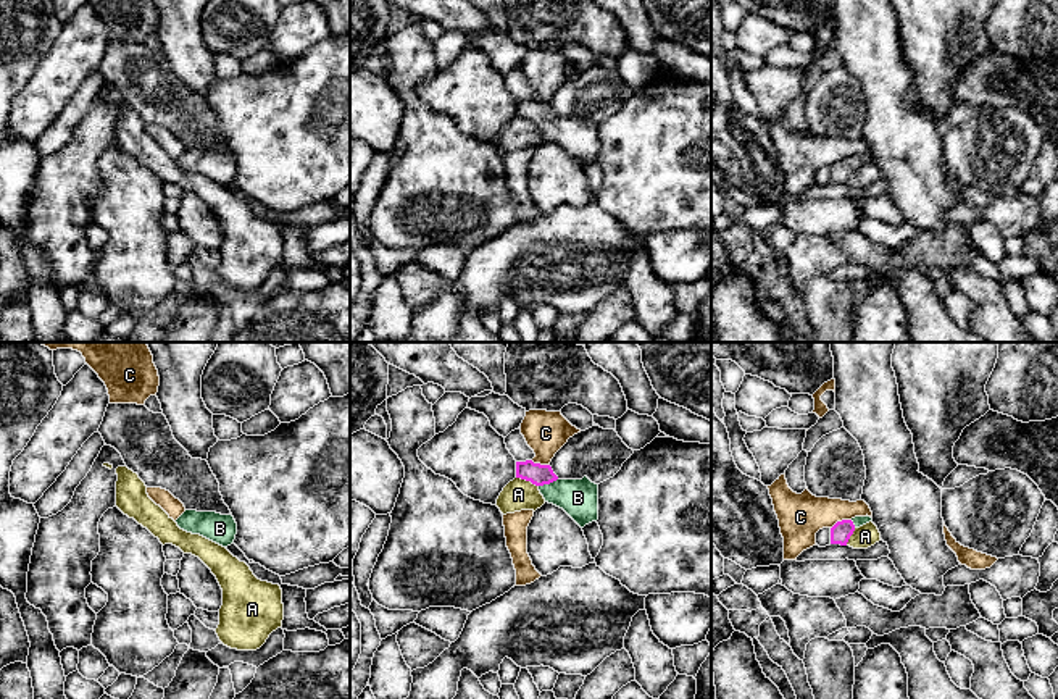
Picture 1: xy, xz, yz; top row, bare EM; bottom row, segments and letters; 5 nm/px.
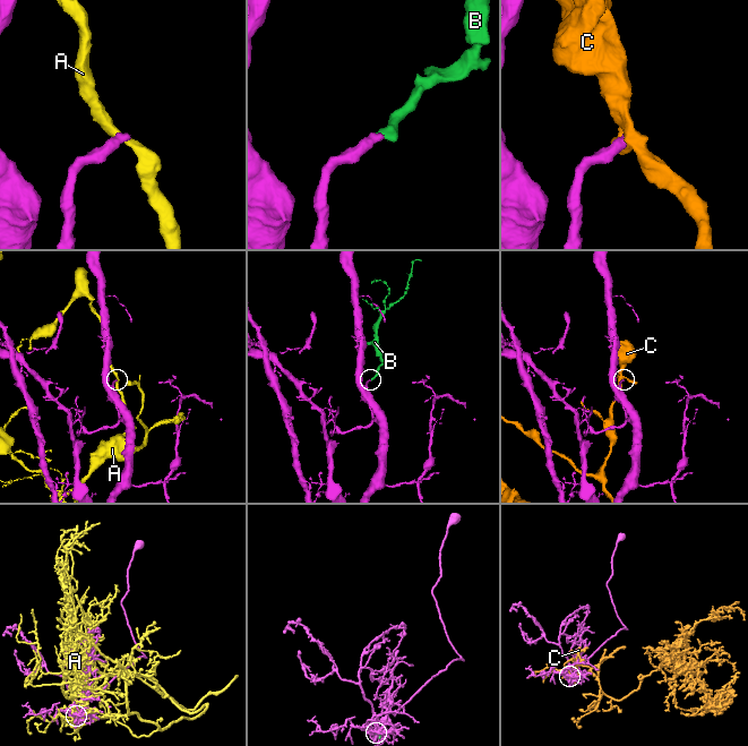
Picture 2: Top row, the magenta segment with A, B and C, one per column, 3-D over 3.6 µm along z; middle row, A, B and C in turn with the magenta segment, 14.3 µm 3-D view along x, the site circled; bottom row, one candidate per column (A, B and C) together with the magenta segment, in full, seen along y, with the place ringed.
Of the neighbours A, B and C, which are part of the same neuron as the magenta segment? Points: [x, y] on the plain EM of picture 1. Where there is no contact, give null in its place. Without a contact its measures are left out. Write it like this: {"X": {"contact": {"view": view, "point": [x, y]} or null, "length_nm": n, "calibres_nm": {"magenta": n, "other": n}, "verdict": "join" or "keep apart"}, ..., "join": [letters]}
{"A": {"contact": {"view": "xz", "point": [528, 118]}, "length_nm": 120, "calibres_nm": {"magenta": 110, "other": 160}, "verdict": "keep apart"}, "B": {"contact": {"view": "xz", "point": [547, 121]}, "length_nm": 100, "calibres_nm": {"magenta": 110, "other": 190}, "verdict": "join"}, "C": {"contact": {"view": "yz", "point": [842, 159]}, "length_nm": 120, "calibres_nm": {"magenta": 100, "other": 220}, "verdict": "keep apart"}, "join": ["B"]}

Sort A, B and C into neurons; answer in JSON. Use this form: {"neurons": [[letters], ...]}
{"neurons": [["A"], ["B"], ["C"]]}

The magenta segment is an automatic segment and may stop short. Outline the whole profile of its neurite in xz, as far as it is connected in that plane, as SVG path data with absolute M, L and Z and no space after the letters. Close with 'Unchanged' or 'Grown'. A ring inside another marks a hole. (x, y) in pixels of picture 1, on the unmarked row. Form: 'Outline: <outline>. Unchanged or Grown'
Outline: M516 100L516 116L531 119L545 140L563 147L581 166L598 158L598 123L587 115L560 118L550 103Z. Grown

